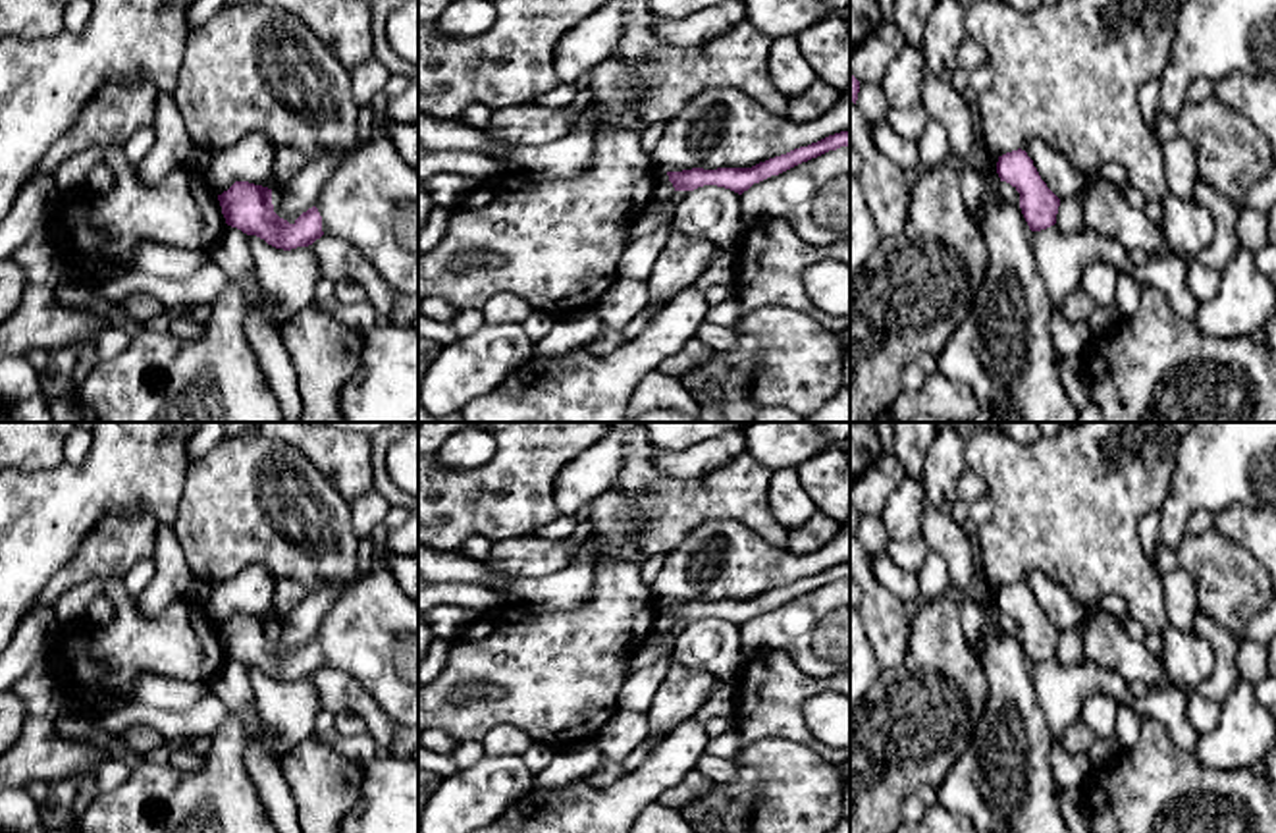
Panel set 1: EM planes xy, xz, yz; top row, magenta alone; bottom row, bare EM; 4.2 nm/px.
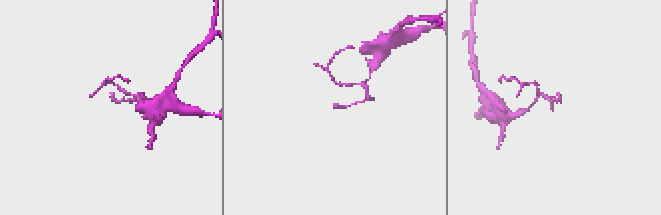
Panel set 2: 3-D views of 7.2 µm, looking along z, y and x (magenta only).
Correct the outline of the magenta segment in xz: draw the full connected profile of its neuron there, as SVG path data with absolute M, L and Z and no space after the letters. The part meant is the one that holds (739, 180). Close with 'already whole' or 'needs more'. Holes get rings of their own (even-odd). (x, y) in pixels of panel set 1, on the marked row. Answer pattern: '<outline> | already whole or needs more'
M840 131L808 147L800 147L786 154L759 162L752 168L717 168L717 170L692 168L682 172L667 172L667 175L675 191L694 191L704 185L717 185L742 195L754 183L759 183L771 175L779 175L802 162L808 162L829 150L837 150L848 145L850 145L850 131Z | already whole

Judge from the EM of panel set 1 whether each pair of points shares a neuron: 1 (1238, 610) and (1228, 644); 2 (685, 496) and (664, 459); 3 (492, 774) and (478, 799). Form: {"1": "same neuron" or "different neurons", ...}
{"1": "different neurons", "2": "different neurons", "3": "same neuron"}

